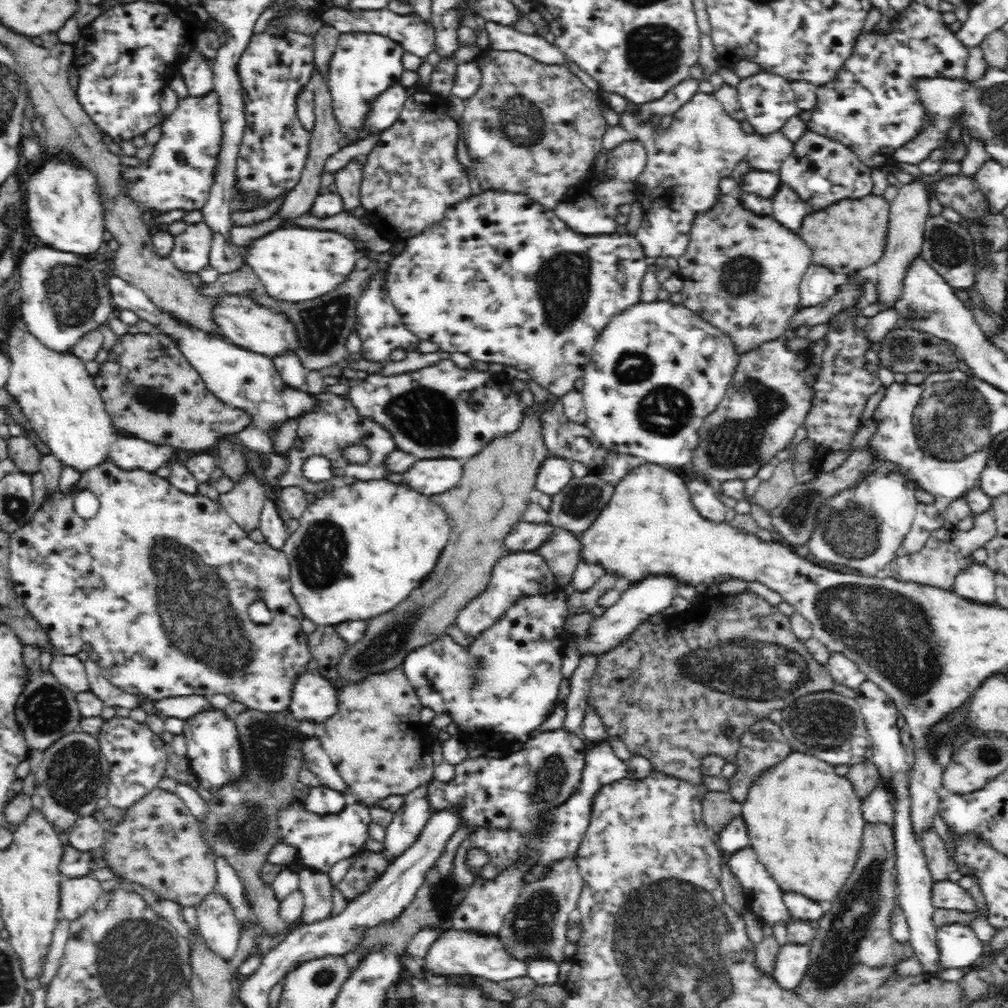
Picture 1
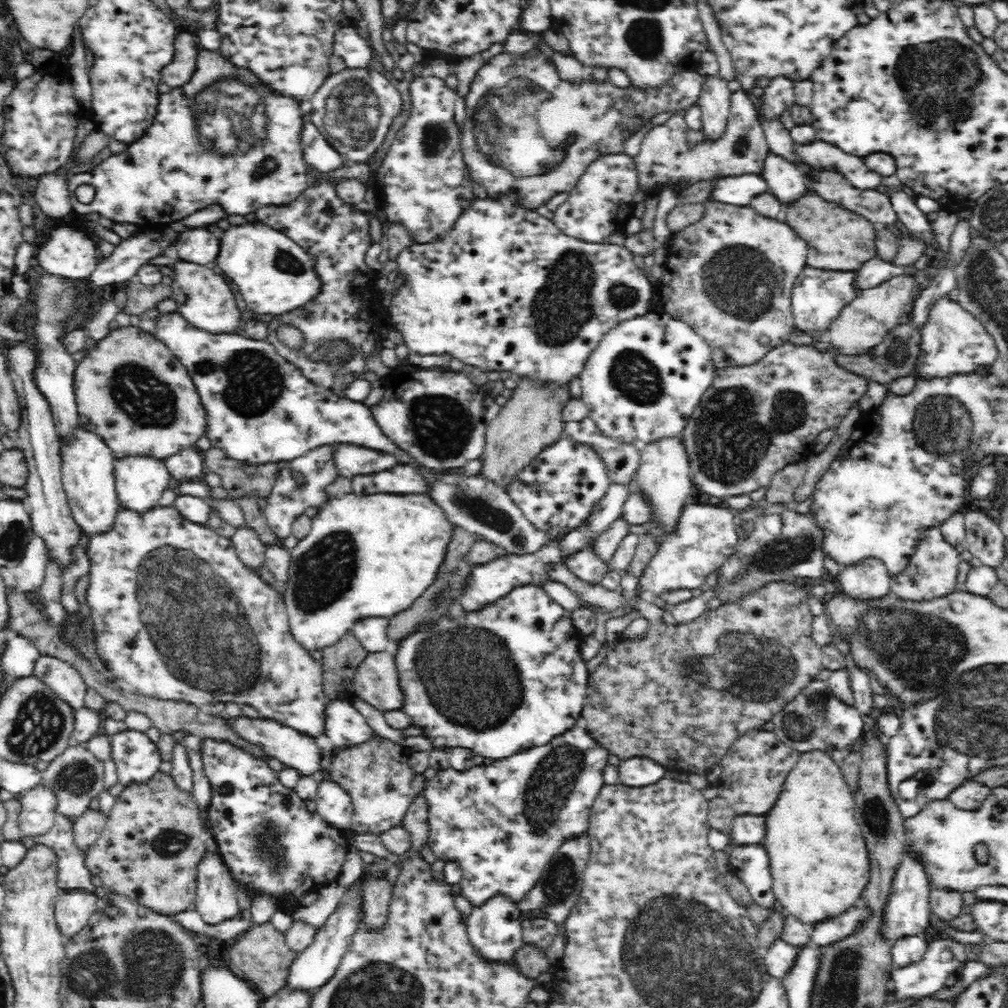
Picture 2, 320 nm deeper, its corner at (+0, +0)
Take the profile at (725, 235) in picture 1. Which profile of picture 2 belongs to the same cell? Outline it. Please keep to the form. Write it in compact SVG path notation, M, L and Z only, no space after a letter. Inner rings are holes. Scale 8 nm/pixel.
M707 200L706 210L700 220L689 224L680 232L672 234L671 242L666 247L668 253L668 261L664 264L665 274L657 287L658 307L674 318L682 319L689 326L694 328L697 334L700 334L712 347L713 356L716 361L714 364L732 364L734 366L746 366L750 363L761 359L769 350L775 346L780 346L784 342L788 342L792 331L795 327L794 315L791 308L792 286L798 278L798 274L806 268L806 256L808 256L808 246L802 238L798 238L792 228L784 222L776 222L772 218L764 218L760 216L750 205L735 205L732 203Z

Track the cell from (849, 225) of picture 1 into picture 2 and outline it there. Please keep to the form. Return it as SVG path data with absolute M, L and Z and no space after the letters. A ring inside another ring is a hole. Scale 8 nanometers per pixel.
M804 194L794 206L786 208L786 222L810 244L808 266L824 270L856 271L858 266L876 256L876 228L870 220L852 210L824 202L816 194Z

